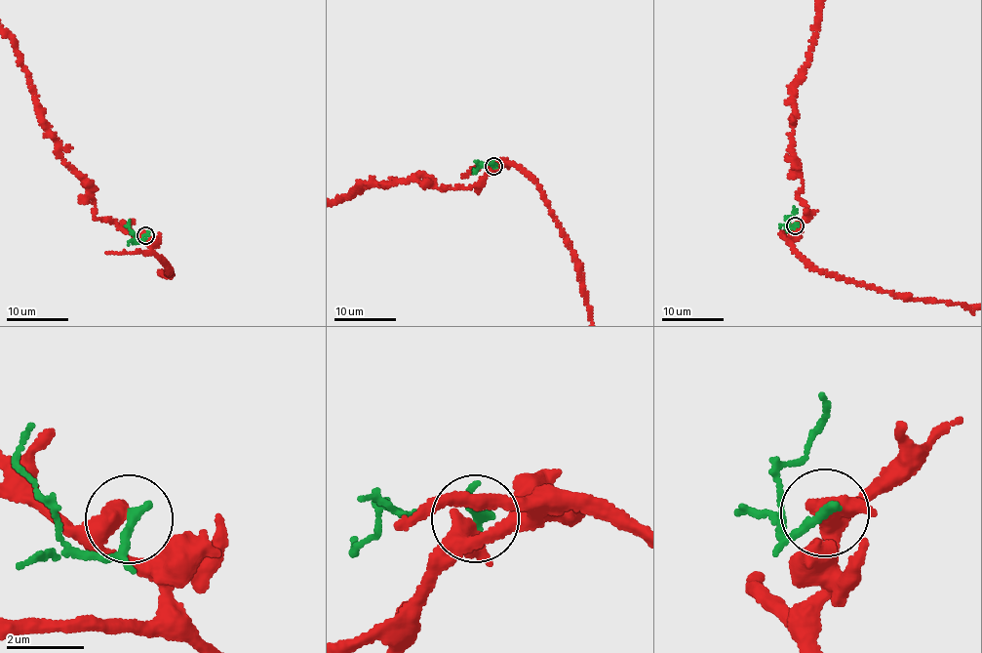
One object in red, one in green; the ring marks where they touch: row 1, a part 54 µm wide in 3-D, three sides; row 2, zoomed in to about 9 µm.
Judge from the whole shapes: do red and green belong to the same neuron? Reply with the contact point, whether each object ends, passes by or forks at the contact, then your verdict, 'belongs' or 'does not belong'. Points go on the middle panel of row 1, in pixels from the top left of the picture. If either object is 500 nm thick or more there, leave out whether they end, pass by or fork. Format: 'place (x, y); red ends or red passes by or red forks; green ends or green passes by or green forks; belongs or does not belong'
place (493, 166); red forks; green ends; does not belong

